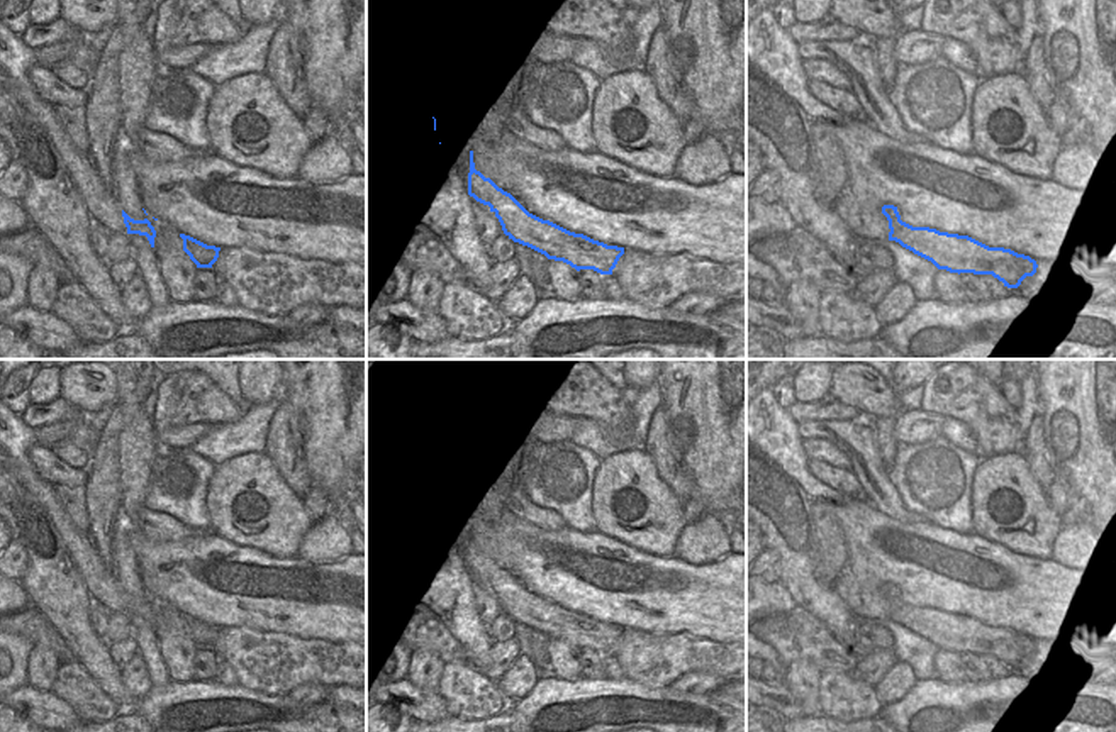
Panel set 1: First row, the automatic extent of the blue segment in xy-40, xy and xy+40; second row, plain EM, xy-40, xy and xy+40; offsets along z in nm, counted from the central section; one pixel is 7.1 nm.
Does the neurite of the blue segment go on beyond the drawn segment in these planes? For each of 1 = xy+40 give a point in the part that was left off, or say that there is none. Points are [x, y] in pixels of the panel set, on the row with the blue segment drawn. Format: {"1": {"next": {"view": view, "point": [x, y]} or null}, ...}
{"1": {"next": null}}

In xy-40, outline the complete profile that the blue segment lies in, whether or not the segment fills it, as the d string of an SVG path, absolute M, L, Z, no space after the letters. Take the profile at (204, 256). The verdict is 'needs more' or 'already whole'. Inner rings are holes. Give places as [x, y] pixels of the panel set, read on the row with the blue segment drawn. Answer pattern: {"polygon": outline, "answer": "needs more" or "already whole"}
{"polygon": "M180 234L180 237L183 239L183 251L190 256L197 268L212 268L219 258L220 247L207 246L185 234Z", "answer": "already whole"}

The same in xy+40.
{"polygon": "M884 205L889 220L889 241L931 261L950 273L992 274L1007 288L1018 288L1026 276L1036 273L1036 261L1004 247L989 247L968 236L912 227L901 220L897 207Z", "answer": "already whole"}

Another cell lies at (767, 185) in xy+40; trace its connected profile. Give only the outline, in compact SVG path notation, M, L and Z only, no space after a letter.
M763 169L748 190L748 195L762 198L765 202L778 202L780 197L780 176L775 171Z

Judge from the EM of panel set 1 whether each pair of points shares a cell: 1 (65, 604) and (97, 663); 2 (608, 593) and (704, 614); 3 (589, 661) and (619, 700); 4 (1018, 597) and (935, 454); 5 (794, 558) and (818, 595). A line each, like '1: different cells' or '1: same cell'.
1: same cell
2: same cell
3: different cells
4: different cells
5: same cell

